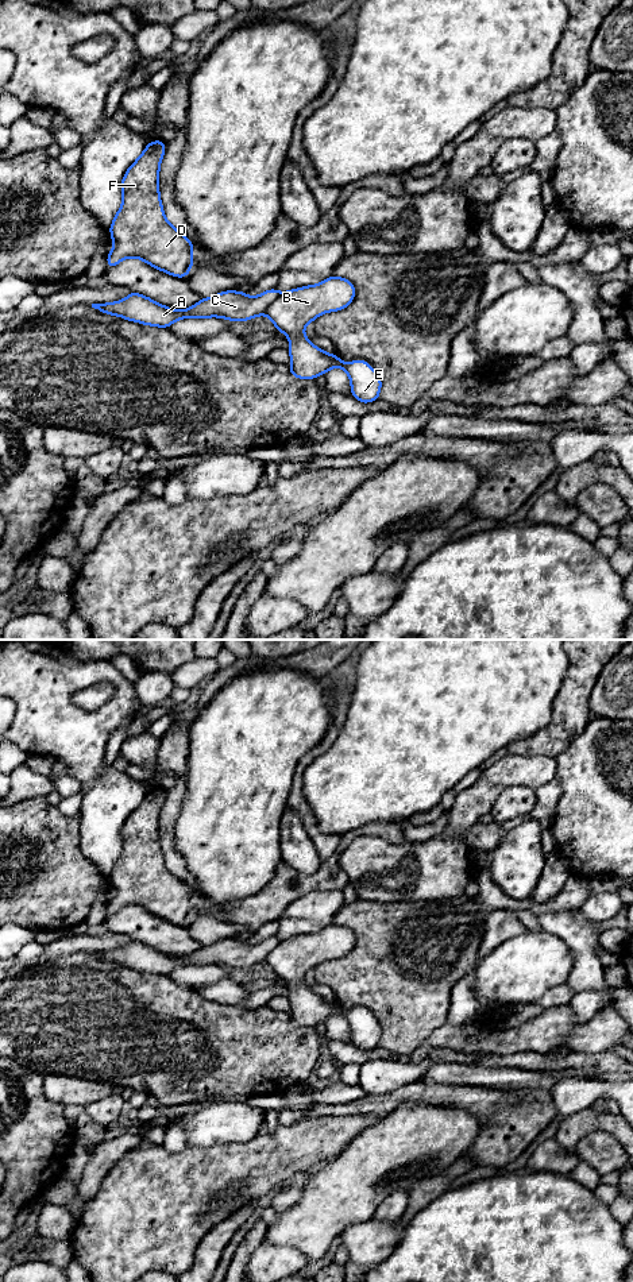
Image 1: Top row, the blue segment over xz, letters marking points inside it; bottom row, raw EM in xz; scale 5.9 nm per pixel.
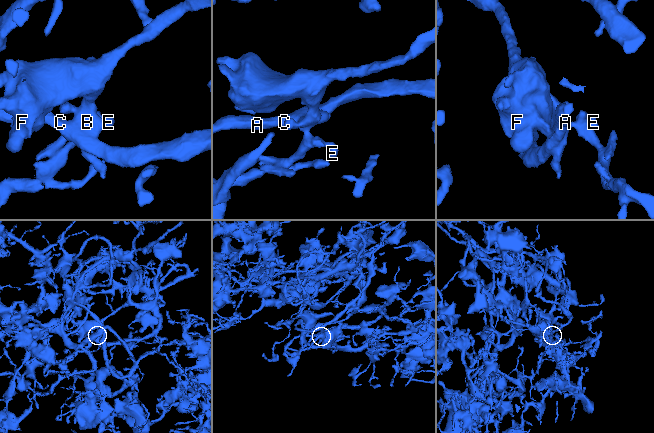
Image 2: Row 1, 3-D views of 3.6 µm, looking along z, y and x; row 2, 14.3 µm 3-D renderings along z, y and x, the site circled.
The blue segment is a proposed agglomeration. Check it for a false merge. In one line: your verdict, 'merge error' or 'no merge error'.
no merge error

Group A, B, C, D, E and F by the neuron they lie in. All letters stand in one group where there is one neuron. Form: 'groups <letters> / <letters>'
groups A B C D E F

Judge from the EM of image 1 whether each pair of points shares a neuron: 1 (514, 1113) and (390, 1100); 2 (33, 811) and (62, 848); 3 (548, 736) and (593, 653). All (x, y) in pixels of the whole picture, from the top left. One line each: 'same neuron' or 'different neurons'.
1: same neuron
2: same neuron
3: same neuron

